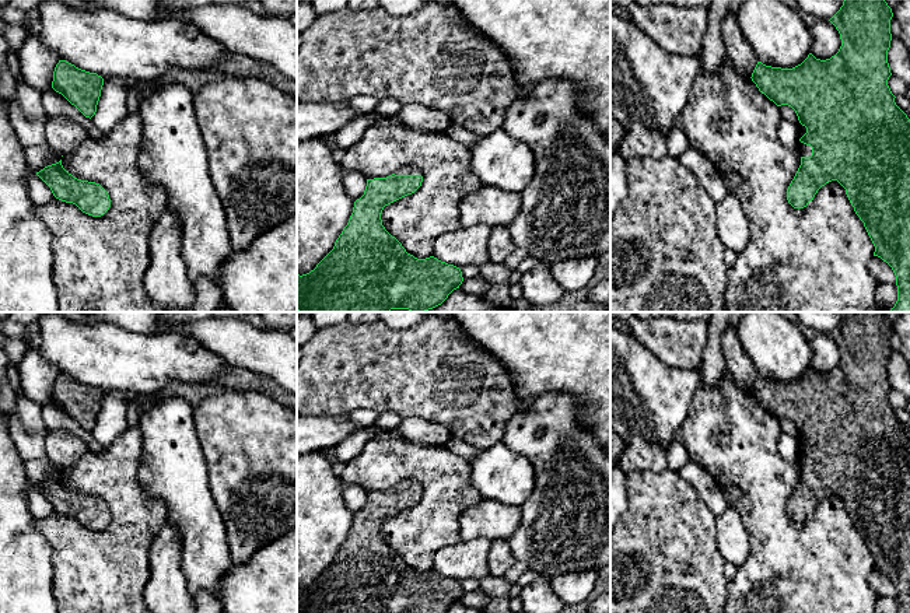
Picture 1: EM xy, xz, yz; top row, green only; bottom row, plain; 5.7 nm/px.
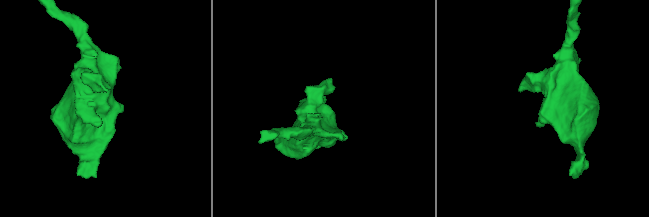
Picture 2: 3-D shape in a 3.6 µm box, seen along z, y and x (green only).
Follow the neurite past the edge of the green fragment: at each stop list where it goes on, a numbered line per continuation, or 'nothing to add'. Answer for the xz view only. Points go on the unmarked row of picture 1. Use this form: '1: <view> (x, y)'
1: xz (405, 483)

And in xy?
nothing to add

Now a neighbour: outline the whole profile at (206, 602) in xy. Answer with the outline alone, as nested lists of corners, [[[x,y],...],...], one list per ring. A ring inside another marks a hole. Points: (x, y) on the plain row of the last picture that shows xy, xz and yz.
[[[200,591],[195,596],[196,612],[195,613],[224,613],[224,607],[217,596]]]

